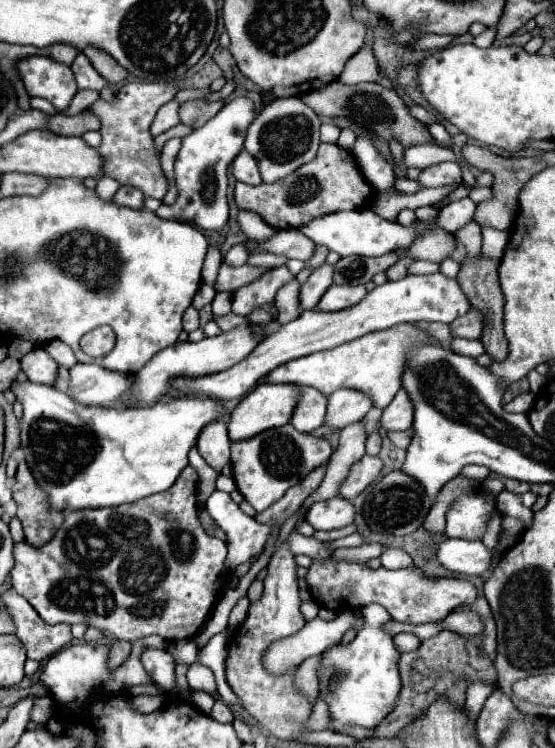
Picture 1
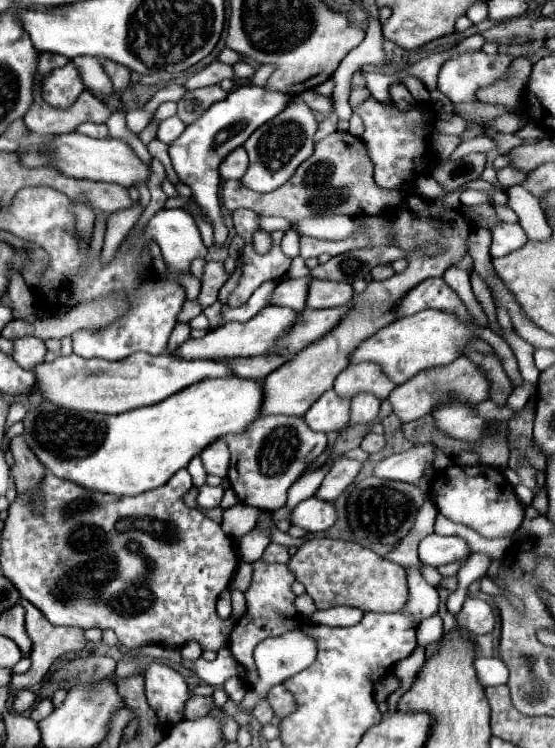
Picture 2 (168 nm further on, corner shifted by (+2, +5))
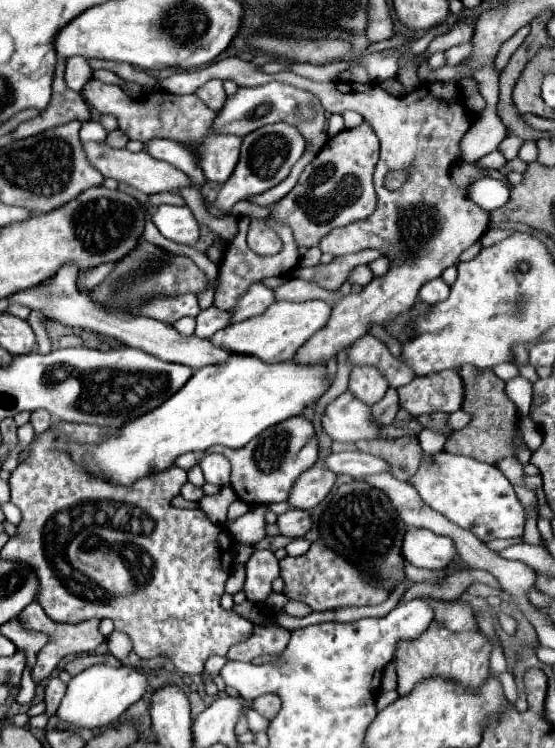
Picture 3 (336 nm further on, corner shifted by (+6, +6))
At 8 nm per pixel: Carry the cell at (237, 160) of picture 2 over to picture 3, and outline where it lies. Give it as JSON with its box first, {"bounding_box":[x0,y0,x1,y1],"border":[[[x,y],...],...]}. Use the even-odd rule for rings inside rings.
{"bounding_box":[83,78,243,184],"border":[[[91,78],[83,88],[83,96],[97,112],[113,114],[117,120],[121,120],[121,130],[129,140],[139,140],[145,144],[151,138],[169,138],[197,150],[197,164],[201,166],[205,178],[211,182],[223,184],[235,170],[243,140],[233,134],[215,132],[213,120],[217,118],[217,112],[207,108],[205,102],[201,102],[195,94],[175,96],[167,90],[155,90],[153,94],[145,94],[139,100],[133,100],[119,86],[103,84]]]}

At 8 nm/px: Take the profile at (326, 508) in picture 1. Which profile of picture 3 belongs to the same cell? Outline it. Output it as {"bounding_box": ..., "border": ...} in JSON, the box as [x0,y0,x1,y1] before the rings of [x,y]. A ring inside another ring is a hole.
{"bounding_box":[277,510,311,538],"border":[[[287,510],[285,514],[279,516],[277,528],[283,536],[303,538],[307,534],[307,530],[311,528],[311,518],[303,510]]]}

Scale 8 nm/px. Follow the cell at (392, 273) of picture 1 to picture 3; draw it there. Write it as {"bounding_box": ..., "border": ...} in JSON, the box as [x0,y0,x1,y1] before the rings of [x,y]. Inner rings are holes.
{"bounding_box":[347,266,373,286],"border":[[[355,266],[355,268],[351,270],[349,278],[347,278],[349,284],[359,284],[359,286],[369,284],[371,280],[373,280],[373,274],[371,274],[371,270],[369,270],[367,266]]]}

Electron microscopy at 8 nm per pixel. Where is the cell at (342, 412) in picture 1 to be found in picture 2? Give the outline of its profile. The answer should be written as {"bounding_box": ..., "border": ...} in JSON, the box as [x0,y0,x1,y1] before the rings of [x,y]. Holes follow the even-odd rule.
{"bounding_box":[333,363,393,401],"border":[[[361,363],[357,367],[343,369],[333,385],[333,391],[343,399],[353,399],[359,393],[371,393],[383,401],[393,389],[393,383],[389,383],[389,379],[385,379],[381,369],[373,367],[373,363]]]}

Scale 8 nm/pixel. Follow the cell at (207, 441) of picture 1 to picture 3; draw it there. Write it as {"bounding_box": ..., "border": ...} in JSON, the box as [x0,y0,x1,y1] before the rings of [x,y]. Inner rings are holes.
{"bounding_box":[199,454,231,486],"border":[[[209,454],[199,462],[205,480],[209,484],[217,484],[217,486],[229,486],[231,484],[231,464],[227,458],[223,458],[221,454]]]}

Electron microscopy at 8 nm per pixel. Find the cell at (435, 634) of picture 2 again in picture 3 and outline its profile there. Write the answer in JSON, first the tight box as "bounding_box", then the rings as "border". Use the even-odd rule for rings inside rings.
{"bounding_box":[381,662,397,690],"border":[[[389,662],[389,666],[387,666],[385,672],[383,672],[381,688],[383,688],[383,690],[395,690],[395,688],[397,688],[397,672],[395,672],[393,662]]]}

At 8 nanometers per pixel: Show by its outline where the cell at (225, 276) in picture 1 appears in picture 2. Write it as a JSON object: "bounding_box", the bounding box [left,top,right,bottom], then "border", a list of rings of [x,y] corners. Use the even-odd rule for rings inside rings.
{"bounding_box":[199,261,229,307],"border":[[[209,261],[205,265],[205,275],[201,281],[201,293],[199,293],[199,303],[201,307],[209,307],[217,301],[217,291],[221,289],[221,285],[229,279],[229,273],[225,269],[223,263],[217,261]]]}

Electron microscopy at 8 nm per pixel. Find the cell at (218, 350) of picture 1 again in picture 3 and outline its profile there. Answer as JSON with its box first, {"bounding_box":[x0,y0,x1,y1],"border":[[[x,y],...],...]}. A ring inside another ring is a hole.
{"bounding_box":[211,300,331,362],"border":[[[307,300],[307,302],[275,302],[261,316],[247,318],[237,326],[227,326],[211,336],[211,342],[231,354],[253,354],[265,362],[283,362],[291,360],[297,350],[317,332],[321,330],[331,316],[331,306],[323,300]]]}

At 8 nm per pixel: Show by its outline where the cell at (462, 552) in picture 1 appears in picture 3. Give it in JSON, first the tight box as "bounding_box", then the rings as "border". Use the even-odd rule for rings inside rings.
{"bounding_box":[403,530,457,570],"border":[[[407,530],[403,540],[403,556],[417,568],[439,570],[457,556],[451,538],[433,534],[431,530]]]}

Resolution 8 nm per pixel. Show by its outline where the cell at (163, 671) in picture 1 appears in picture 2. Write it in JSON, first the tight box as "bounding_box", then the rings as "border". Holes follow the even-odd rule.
{"bounding_box":[143,659,189,725],"border":[[[155,659],[143,677],[147,701],[157,713],[159,721],[163,725],[179,723],[183,719],[183,703],[189,699],[189,687],[183,675],[171,665]]]}

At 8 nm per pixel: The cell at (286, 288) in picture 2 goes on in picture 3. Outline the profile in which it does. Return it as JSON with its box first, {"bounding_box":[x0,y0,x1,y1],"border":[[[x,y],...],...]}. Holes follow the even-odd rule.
{"bounding_box":[231,282,273,324],"border":[[[253,282],[237,300],[237,304],[231,310],[231,324],[243,322],[247,318],[253,318],[261,312],[265,312],[273,304],[273,290],[267,288],[263,282]]]}

